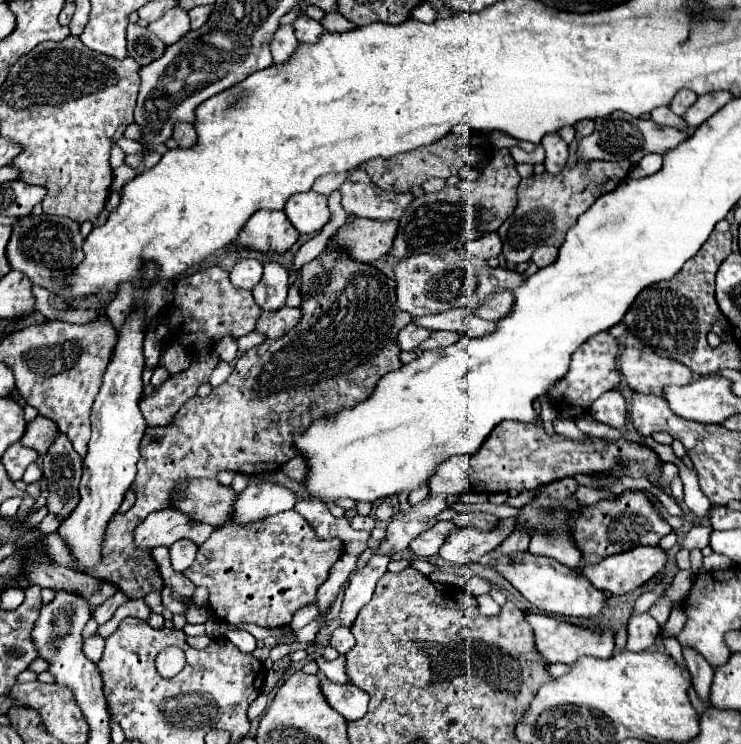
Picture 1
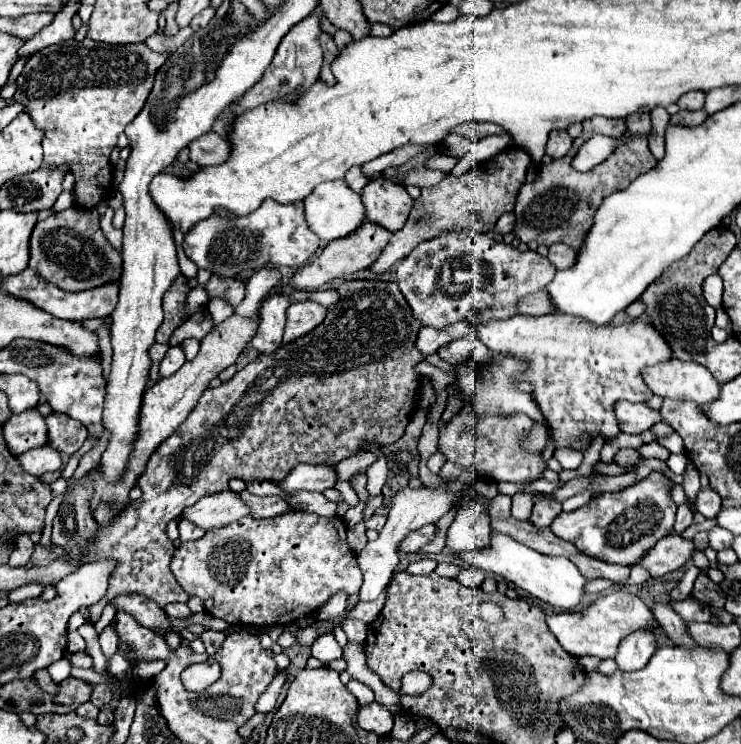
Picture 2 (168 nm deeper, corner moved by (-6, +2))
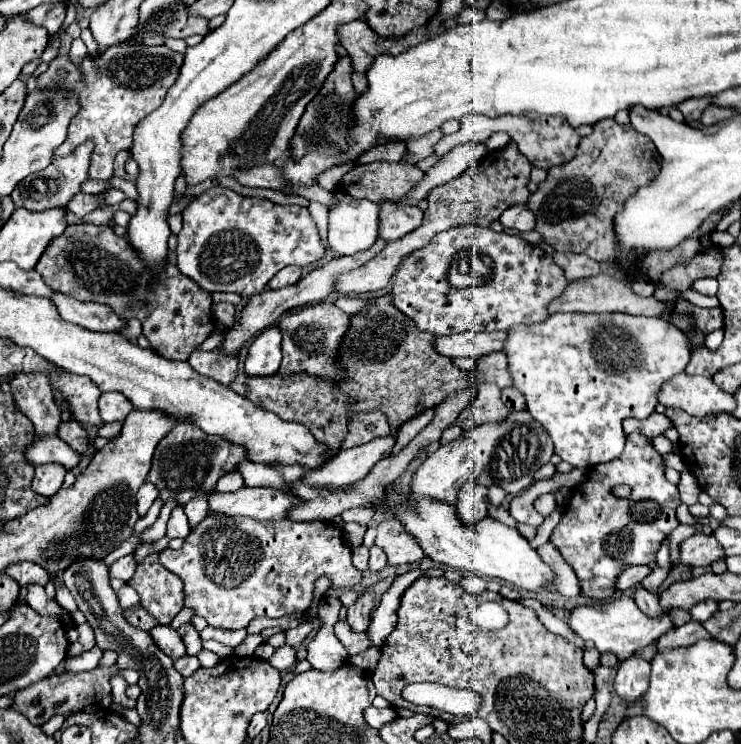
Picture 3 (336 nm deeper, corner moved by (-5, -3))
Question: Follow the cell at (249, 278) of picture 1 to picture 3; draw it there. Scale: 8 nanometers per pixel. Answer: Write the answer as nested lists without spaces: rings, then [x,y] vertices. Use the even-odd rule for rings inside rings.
[[[287,266],[283,270],[279,270],[271,280],[269,280],[269,288],[283,288],[283,286],[289,286],[289,284],[295,284],[295,280],[299,280],[303,274],[301,268],[295,268],[295,266]]]

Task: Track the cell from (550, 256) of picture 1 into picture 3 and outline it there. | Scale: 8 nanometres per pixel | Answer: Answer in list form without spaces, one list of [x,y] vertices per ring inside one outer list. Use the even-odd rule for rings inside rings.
[[[553,252],[553,260],[555,260],[557,266],[563,268],[567,282],[597,276],[601,272],[599,262],[595,262],[595,260],[587,258],[587,256],[573,254],[573,252]]]

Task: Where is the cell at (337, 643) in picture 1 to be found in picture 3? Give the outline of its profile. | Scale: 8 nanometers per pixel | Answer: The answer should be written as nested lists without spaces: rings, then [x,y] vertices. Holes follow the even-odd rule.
[[[359,594],[355,606],[351,606],[347,610],[347,622],[349,622],[353,632],[365,632],[367,630],[369,620],[371,620],[371,612],[375,606],[377,604],[373,600],[373,594]]]

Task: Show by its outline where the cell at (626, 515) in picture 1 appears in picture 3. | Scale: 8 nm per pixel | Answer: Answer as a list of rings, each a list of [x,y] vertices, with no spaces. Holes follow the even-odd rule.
[[[627,436],[627,444],[625,444],[625,450],[621,452],[621,456],[607,464],[599,464],[599,466],[591,468],[587,482],[573,490],[569,506],[567,506],[561,522],[557,524],[557,528],[551,534],[551,544],[563,554],[567,564],[575,570],[575,574],[581,582],[581,594],[595,598],[595,600],[605,600],[615,594],[615,588],[613,588],[615,580],[625,568],[655,562],[655,554],[657,554],[661,542],[665,540],[665,536],[669,536],[679,526],[679,520],[675,516],[675,508],[679,506],[679,502],[681,500],[679,500],[677,486],[667,482],[665,464],[661,460],[661,454],[657,454],[653,450],[651,440],[645,436]],[[617,484],[631,486],[631,496],[627,500],[615,498],[611,494],[611,488]]]

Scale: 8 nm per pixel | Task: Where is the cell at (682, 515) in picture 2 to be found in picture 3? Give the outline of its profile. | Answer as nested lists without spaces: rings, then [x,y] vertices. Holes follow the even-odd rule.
[[[667,537],[661,544],[660,549],[656,554],[657,566],[652,570],[652,572],[643,579],[642,586],[653,594],[657,594],[659,586],[668,576],[671,569],[670,564],[670,551],[669,551],[669,538]]]

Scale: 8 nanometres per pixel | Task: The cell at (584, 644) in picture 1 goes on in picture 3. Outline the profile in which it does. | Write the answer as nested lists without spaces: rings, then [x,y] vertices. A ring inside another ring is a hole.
[[[625,594],[619,598],[605,600],[603,604],[573,608],[567,618],[567,624],[587,646],[595,646],[601,654],[611,652],[617,656],[617,660],[625,660],[627,656],[635,654],[637,650],[645,648],[647,644],[659,640],[659,636],[663,636],[665,632],[669,632],[673,628],[673,622],[667,614],[663,616],[663,620],[651,620],[637,608],[635,600]]]

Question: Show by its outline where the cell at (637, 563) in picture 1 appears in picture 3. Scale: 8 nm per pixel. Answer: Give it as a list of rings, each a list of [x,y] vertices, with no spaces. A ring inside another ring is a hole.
[[[695,534],[679,544],[679,564],[681,566],[709,566],[723,558],[723,548],[715,536]]]

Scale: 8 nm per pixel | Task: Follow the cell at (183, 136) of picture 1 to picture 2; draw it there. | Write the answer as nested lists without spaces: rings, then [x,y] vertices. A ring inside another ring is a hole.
[[[208,131],[200,139],[192,141],[188,145],[188,149],[190,149],[190,161],[204,165],[204,167],[224,163],[224,161],[228,161],[228,155],[232,153],[230,143],[214,131]]]

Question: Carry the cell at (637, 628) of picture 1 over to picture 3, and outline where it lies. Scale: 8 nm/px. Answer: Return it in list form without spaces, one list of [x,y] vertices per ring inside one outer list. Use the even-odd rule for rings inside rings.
[[[637,654],[625,658],[623,662],[619,662],[615,674],[615,682],[613,682],[615,694],[623,702],[639,698],[649,688],[649,674],[651,674],[651,666],[647,660],[643,660]]]

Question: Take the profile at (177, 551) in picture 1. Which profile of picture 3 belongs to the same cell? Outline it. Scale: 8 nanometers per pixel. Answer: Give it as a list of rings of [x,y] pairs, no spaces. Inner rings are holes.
[[[195,496],[195,500],[187,504],[185,514],[189,518],[189,526],[195,528],[203,518],[207,518],[207,496]]]

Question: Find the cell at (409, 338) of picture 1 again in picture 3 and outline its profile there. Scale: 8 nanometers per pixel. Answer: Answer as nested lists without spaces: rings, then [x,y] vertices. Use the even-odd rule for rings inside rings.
[[[461,332],[451,336],[439,336],[433,340],[437,354],[447,358],[479,358],[503,348],[505,332]]]

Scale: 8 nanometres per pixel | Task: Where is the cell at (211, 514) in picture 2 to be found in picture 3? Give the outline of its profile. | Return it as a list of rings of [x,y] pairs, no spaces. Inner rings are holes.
[[[247,488],[237,492],[213,492],[209,496],[209,512],[223,516],[247,516],[255,520],[281,520],[285,512],[299,500],[273,488]]]

